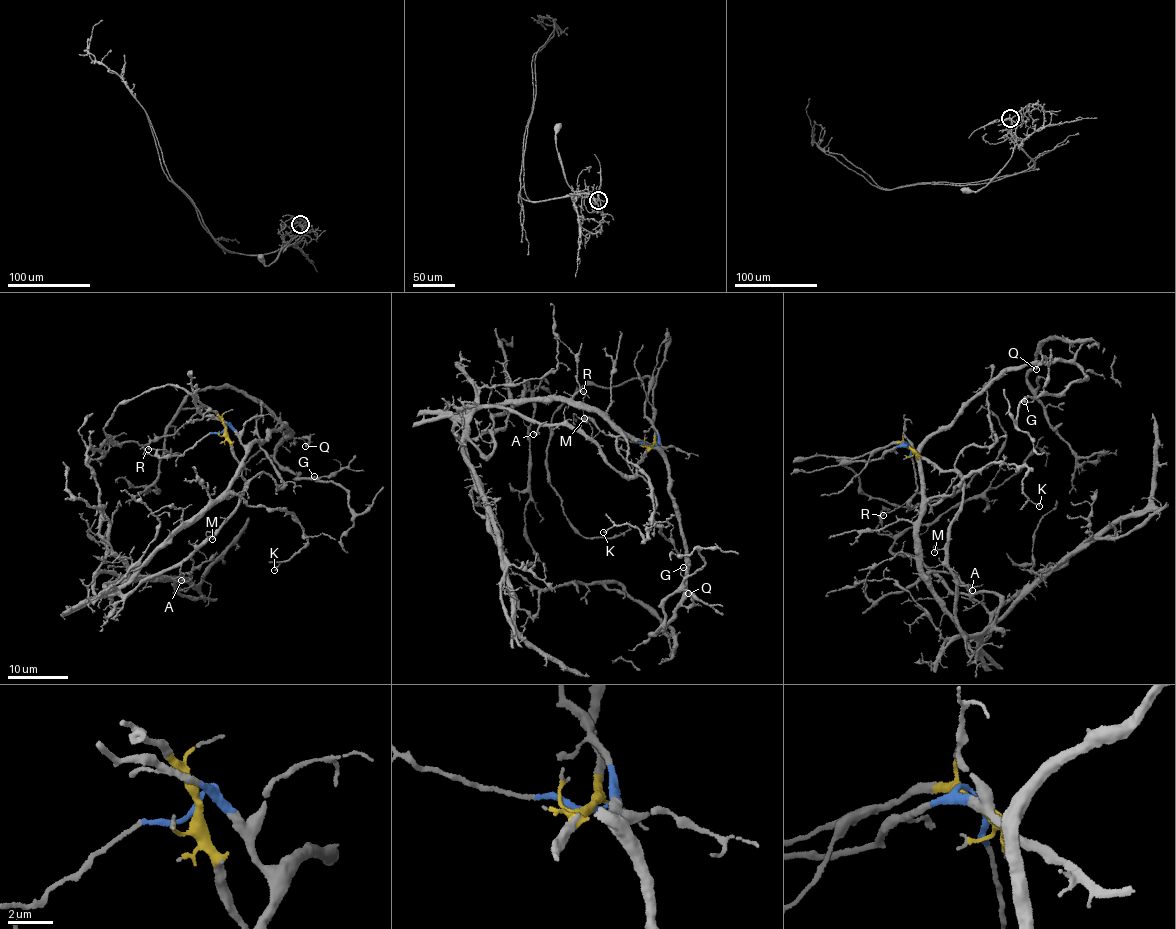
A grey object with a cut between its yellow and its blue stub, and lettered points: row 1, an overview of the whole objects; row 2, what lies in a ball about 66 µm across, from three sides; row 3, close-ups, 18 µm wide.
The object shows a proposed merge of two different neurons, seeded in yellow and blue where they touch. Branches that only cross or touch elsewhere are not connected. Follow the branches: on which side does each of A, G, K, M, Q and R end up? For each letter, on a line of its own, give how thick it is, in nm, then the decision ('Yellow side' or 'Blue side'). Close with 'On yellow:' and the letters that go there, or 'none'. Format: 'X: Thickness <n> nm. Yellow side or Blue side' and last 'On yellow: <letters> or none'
A: Thickness 110 nm. Yellow side
G: Thickness 120 nm. Blue side
K: Thickness 110 nm. Blue side
M: Thickness 110 nm. Yellow side
Q: Thickness 190 nm. Blue side
R: Thickness 140 nm. Blue side
On yellow: A, M

